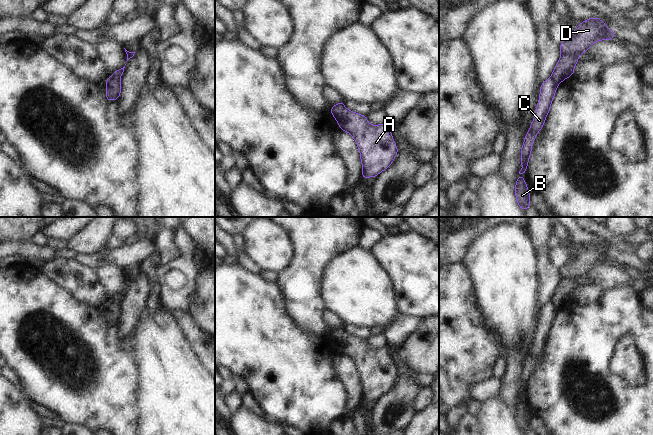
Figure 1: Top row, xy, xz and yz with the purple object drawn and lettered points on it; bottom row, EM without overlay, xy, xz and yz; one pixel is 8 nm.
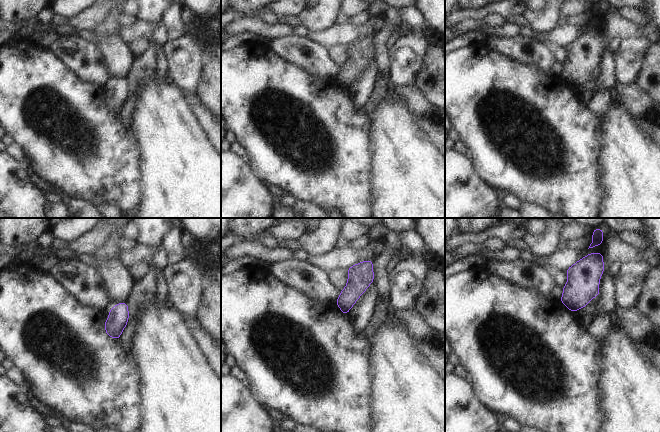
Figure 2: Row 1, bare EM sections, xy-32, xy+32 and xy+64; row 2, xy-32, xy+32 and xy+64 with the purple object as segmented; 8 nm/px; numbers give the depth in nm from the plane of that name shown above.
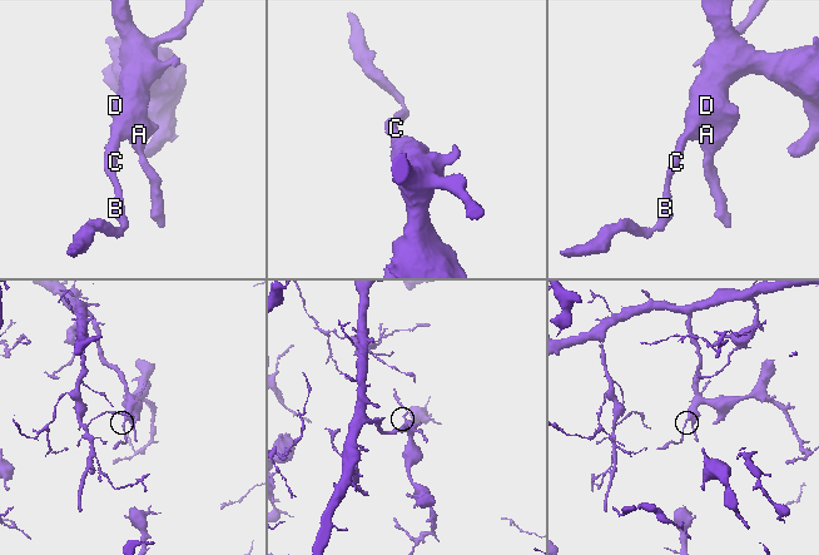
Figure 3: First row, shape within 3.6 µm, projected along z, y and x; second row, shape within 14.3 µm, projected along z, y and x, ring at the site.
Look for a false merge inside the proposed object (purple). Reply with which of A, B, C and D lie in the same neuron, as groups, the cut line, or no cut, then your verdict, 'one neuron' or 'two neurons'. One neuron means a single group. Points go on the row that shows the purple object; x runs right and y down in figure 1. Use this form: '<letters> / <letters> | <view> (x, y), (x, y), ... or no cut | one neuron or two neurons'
A D / B C | xy (108, 78), (117, 78), (119, 80) | two neurons

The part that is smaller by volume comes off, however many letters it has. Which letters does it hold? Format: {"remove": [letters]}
{"remove": ["B", "C"]}

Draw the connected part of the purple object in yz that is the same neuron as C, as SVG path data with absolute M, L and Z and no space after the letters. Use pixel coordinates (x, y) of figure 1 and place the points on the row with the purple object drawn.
M552 77L544 81L540 86L540 96L538 105L535 110L533 123L529 127L529 132L525 135L525 140L521 148L521 163L522 169L519 174L527 172L528 160L532 150L533 141L537 133L542 129L545 124L545 117L549 114L551 102L555 96L557 85Z

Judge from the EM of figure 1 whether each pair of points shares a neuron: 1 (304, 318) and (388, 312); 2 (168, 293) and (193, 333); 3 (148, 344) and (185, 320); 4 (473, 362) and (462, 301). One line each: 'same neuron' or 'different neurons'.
1: different neurons
2: different neurons
3: different neurons
4: same neuron

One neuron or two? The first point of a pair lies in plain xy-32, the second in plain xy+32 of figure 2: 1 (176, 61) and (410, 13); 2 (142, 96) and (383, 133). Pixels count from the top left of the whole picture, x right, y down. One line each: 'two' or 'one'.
1: one
2: one

